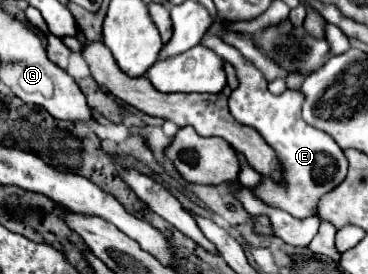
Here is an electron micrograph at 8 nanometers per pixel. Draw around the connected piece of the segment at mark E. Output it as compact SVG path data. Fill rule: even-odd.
M206 36L206 38L202 38L202 44L210 50L214 50L220 58L226 58L230 64L234 64L240 84L228 98L230 114L238 122L242 122L246 126L254 126L256 130L266 128L266 130L258 130L258 132L262 134L262 138L266 138L268 146L274 146L274 152L278 154L278 160L282 162L282 170L286 170L286 186L278 186L278 182L266 182L266 178L262 178L260 184L256 188L252 188L252 192L266 206L280 208L280 210L292 214L294 218L312 216L318 200L324 194L328 194L330 190L334 190L334 186L338 186L346 178L348 160L346 160L342 148L334 142L334 138L330 138L330 134L326 134L318 128L312 128L302 120L302 102L304 102L302 92L288 90L282 96L274 96L268 92L268 88L266 88L268 82L264 80L264 76L234 46L226 44L218 36Z

